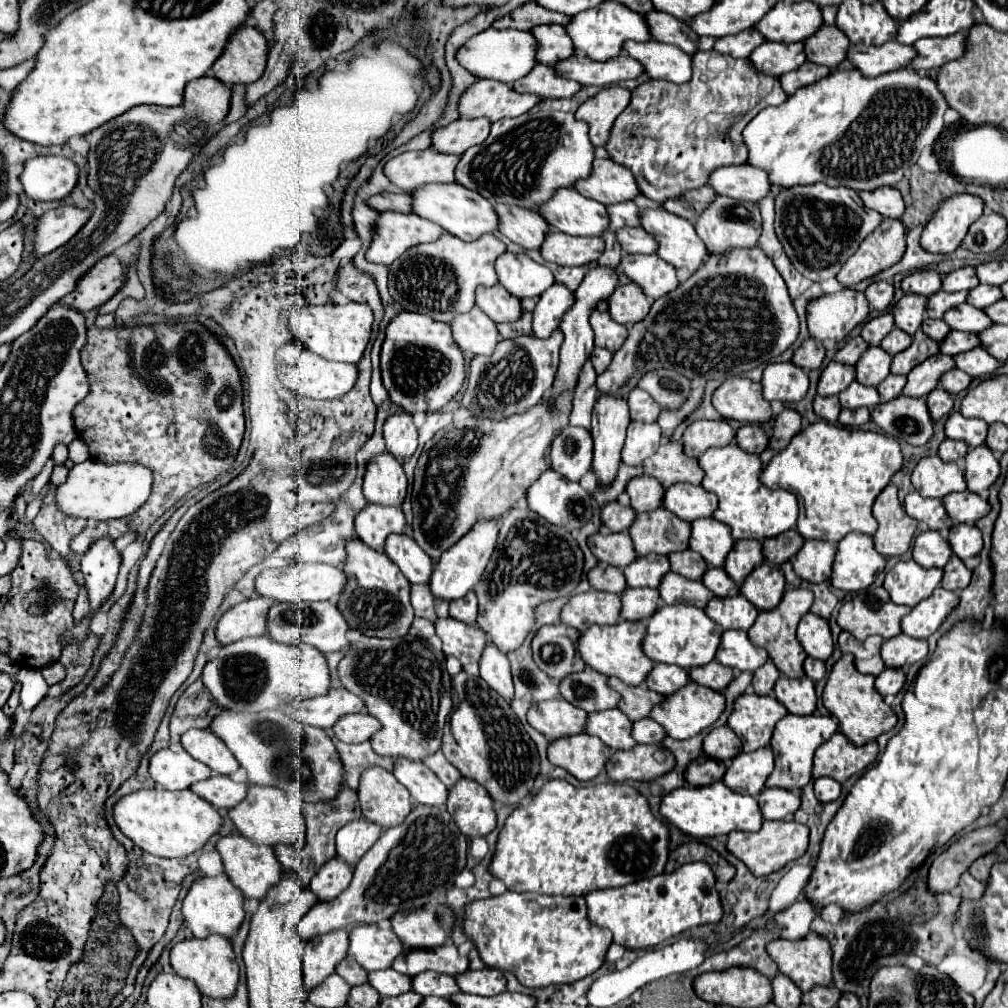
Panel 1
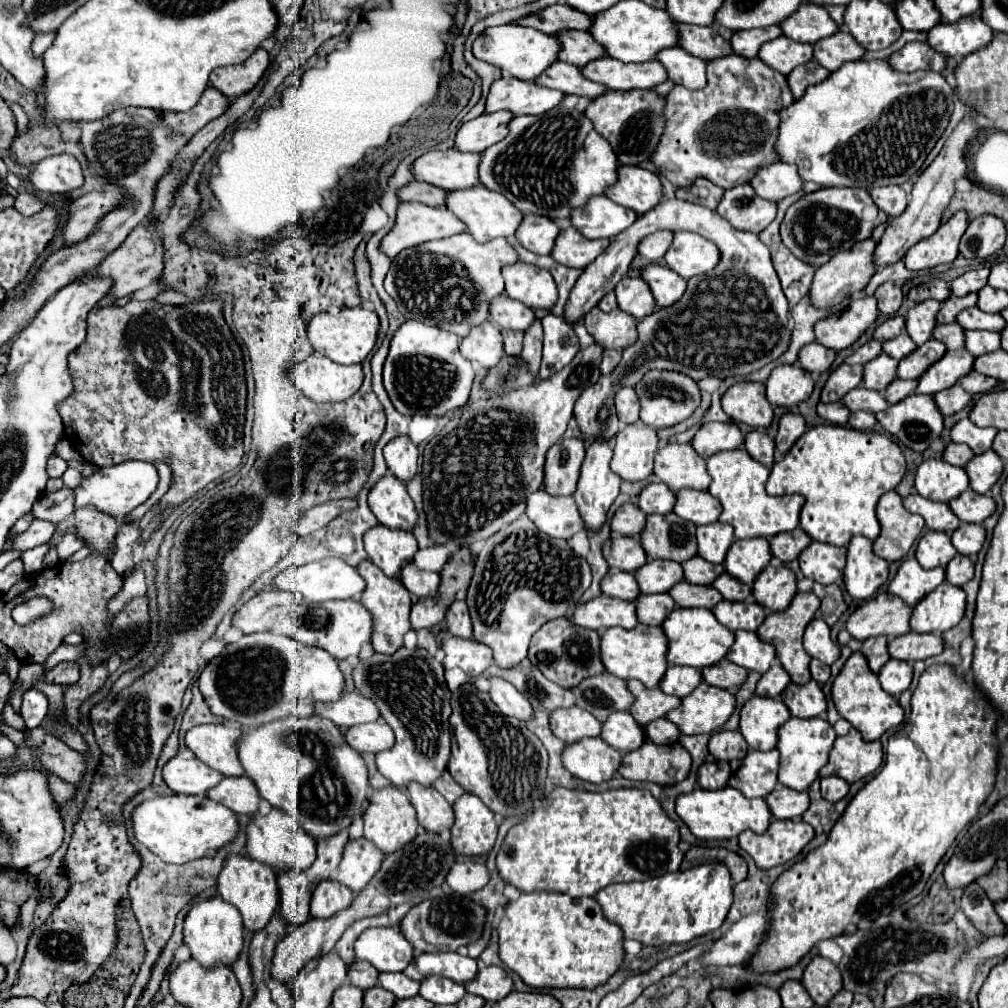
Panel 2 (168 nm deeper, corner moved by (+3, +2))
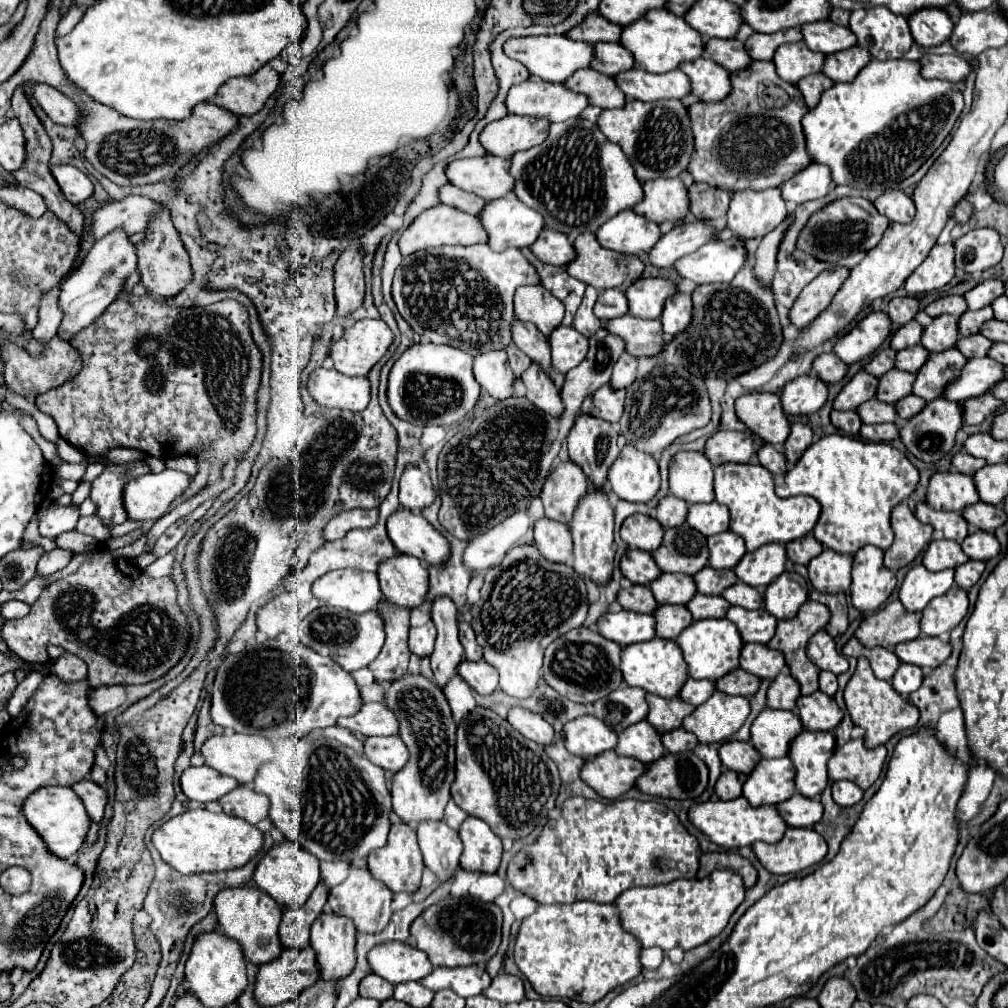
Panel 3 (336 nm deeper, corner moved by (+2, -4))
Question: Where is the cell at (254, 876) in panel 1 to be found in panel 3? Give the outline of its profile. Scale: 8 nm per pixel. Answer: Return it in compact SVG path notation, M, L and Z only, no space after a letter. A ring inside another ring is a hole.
M245 886L245 888L225 888L215 898L215 914L221 932L239 942L243 956L249 964L261 966L273 962L281 954L281 942L279 942L279 922L281 922L281 908L275 900L265 896L259 888Z

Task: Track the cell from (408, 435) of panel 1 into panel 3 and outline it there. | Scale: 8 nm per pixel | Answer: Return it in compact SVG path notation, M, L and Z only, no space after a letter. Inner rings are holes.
M407 468L399 482L399 502L403 508L421 514L423 508L431 506L437 498L437 490L433 488L427 474L419 468Z

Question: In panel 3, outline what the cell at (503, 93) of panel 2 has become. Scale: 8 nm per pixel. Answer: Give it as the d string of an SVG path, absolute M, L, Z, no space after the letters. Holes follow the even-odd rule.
M529 78L513 86L507 96L507 110L511 114L549 116L553 122L577 118L587 106L589 98L585 94L539 78Z

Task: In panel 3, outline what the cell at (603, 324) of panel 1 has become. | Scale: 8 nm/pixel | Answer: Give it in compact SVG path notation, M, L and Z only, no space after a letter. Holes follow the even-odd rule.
M631 314L609 320L609 332L627 342L627 352L633 356L655 356L665 346L661 320L641 320Z

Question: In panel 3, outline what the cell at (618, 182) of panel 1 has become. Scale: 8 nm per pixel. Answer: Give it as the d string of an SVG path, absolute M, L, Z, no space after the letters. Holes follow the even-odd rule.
M679 178L649 180L643 184L643 190L645 190L643 202L637 204L637 208L633 208L637 214L657 224L661 222L683 224L689 218L691 214L689 192Z

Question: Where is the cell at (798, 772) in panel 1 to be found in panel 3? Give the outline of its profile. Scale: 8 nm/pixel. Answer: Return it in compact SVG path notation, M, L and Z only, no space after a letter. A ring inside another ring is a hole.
M801 732L793 744L789 758L797 770L797 790L807 796L819 796L827 784L827 762L835 750L835 736L831 732Z

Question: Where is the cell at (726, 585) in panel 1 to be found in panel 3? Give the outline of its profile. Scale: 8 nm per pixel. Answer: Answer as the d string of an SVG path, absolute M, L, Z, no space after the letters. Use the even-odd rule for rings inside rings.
M743 582L733 584L733 588L727 588L723 592L723 598L729 604L741 606L741 608L747 608L747 610L757 610L757 608L763 606L763 594L757 588L743 584Z

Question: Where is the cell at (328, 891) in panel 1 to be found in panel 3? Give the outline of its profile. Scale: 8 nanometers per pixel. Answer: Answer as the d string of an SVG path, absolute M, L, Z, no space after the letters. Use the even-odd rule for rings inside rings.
M321 914L311 928L311 948L315 950L315 958L319 964L321 980L343 980L355 968L355 928L349 920L341 920L341 916Z

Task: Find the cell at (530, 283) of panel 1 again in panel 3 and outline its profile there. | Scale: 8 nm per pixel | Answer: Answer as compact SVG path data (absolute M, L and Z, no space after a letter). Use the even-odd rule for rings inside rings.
M541 284L521 286L515 296L515 316L523 322L531 322L537 330L549 338L551 332L561 324L565 306L553 294L545 292Z

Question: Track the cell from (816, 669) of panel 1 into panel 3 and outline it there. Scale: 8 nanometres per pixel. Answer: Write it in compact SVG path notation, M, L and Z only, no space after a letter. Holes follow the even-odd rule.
M821 672L819 674L819 686L821 686L821 692L825 692L829 696L835 696L835 692L837 692L837 676L831 674L831 672Z

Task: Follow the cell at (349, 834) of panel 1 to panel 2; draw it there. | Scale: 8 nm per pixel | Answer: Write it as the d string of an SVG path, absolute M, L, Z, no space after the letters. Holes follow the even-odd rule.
M366 838L348 840L342 852L338 874L334 874L334 878L356 894L380 868L380 858L384 858L384 854Z

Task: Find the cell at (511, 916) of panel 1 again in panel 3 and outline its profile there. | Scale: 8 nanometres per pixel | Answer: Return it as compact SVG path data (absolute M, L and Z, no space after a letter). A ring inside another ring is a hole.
M599 902L539 906L537 912L523 920L523 926L519 928L519 936L515 942L515 962L537 994L541 994L543 998L573 998L585 1004L599 1002L607 992L639 976L643 970L639 952L641 942L637 942L635 936L623 930L619 910L615 908L615 904Z

